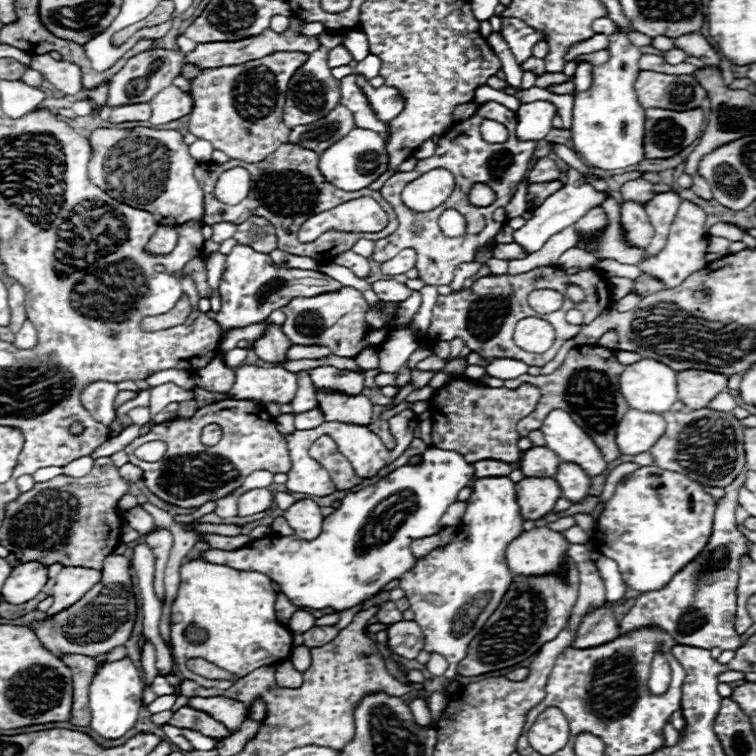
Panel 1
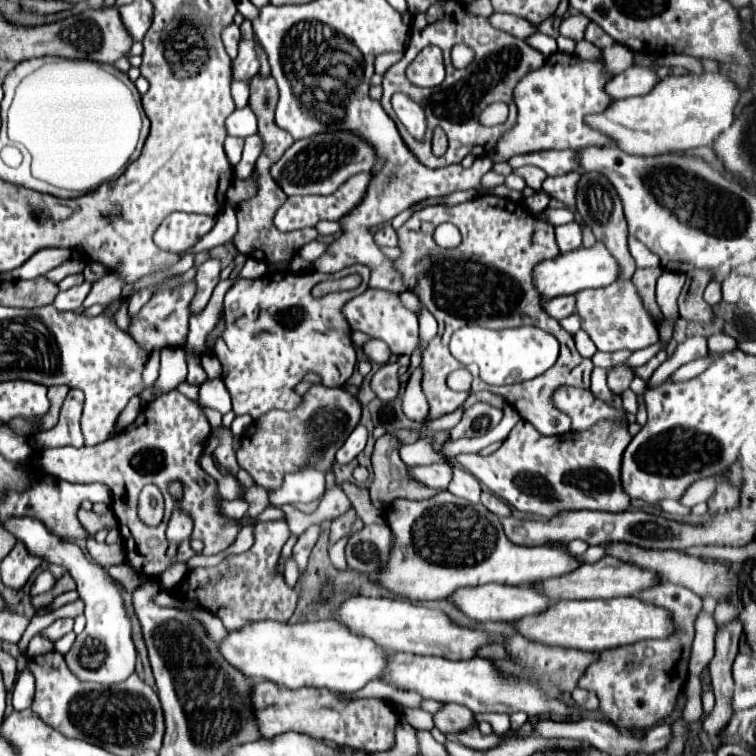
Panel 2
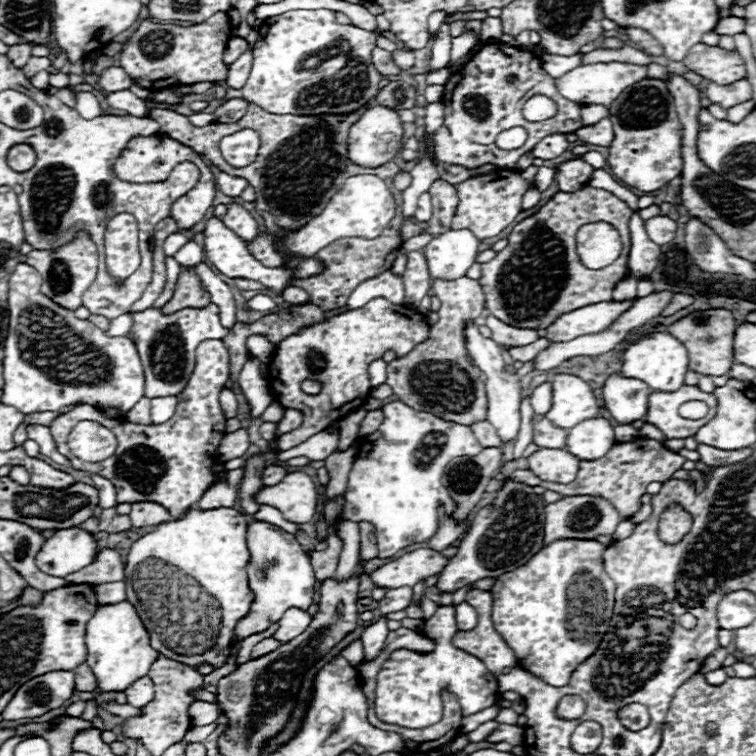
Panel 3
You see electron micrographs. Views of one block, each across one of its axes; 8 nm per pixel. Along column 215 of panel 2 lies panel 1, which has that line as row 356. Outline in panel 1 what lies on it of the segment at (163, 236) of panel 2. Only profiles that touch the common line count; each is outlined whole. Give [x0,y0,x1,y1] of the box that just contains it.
[194,352,236,394]

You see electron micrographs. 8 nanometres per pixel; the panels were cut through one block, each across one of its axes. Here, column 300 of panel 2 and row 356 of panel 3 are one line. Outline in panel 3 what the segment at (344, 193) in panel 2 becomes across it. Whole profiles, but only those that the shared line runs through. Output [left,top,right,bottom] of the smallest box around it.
[50,340,228,518]

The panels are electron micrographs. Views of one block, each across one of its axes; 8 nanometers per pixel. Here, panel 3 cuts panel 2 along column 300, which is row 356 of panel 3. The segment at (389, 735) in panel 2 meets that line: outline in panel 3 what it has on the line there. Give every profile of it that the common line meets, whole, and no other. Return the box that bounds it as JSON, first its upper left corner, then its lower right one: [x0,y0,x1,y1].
[668,308,736,376]

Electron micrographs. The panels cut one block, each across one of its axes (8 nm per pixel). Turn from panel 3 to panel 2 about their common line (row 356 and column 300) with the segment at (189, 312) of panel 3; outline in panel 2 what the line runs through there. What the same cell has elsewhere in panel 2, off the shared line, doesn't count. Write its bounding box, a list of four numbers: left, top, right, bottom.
[270,132,376,194]

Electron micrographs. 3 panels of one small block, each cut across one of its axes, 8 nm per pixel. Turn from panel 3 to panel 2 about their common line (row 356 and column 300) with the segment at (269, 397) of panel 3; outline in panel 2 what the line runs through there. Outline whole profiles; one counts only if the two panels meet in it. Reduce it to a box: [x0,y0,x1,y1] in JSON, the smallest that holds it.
[300,240,326,262]

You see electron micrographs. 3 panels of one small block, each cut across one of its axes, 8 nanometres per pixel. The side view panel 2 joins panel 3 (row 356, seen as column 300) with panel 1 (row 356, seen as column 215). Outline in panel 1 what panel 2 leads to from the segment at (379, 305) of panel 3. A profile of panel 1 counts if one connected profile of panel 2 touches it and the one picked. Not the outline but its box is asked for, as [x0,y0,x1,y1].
[282,288,399,358]

